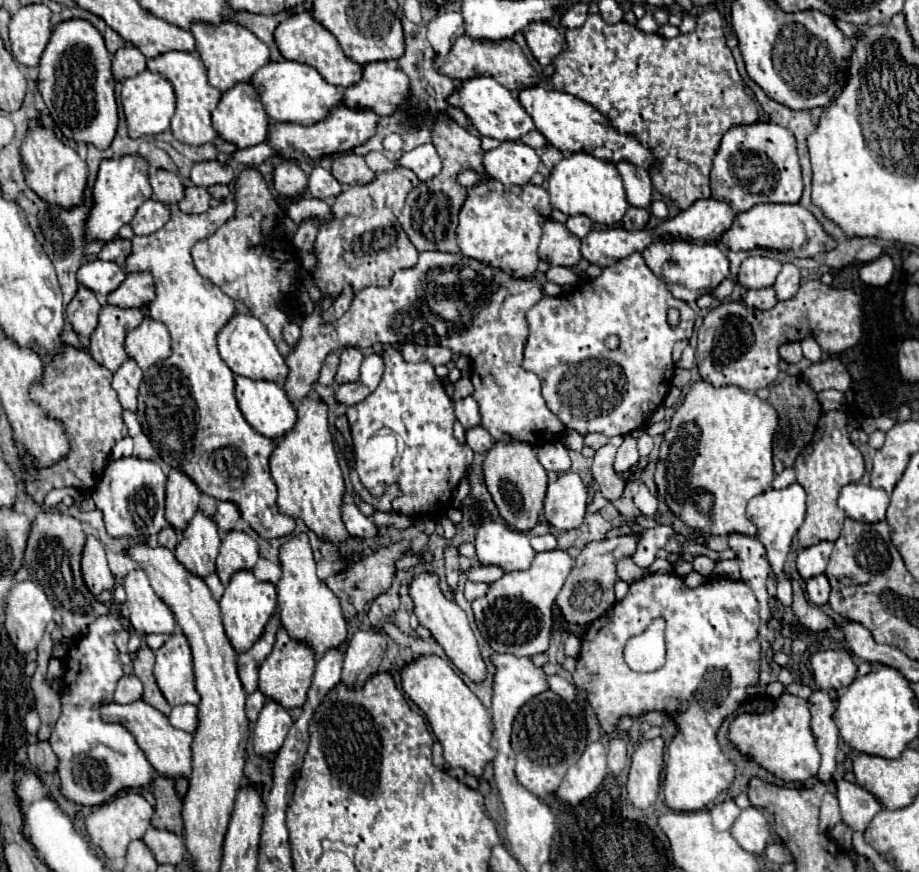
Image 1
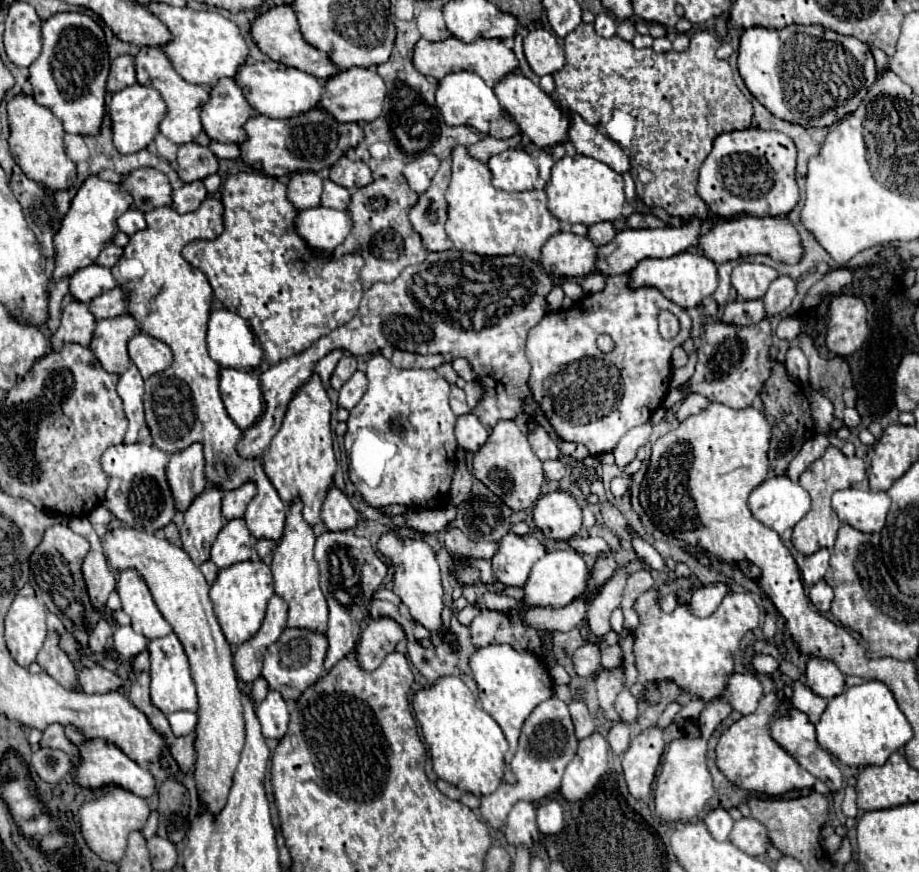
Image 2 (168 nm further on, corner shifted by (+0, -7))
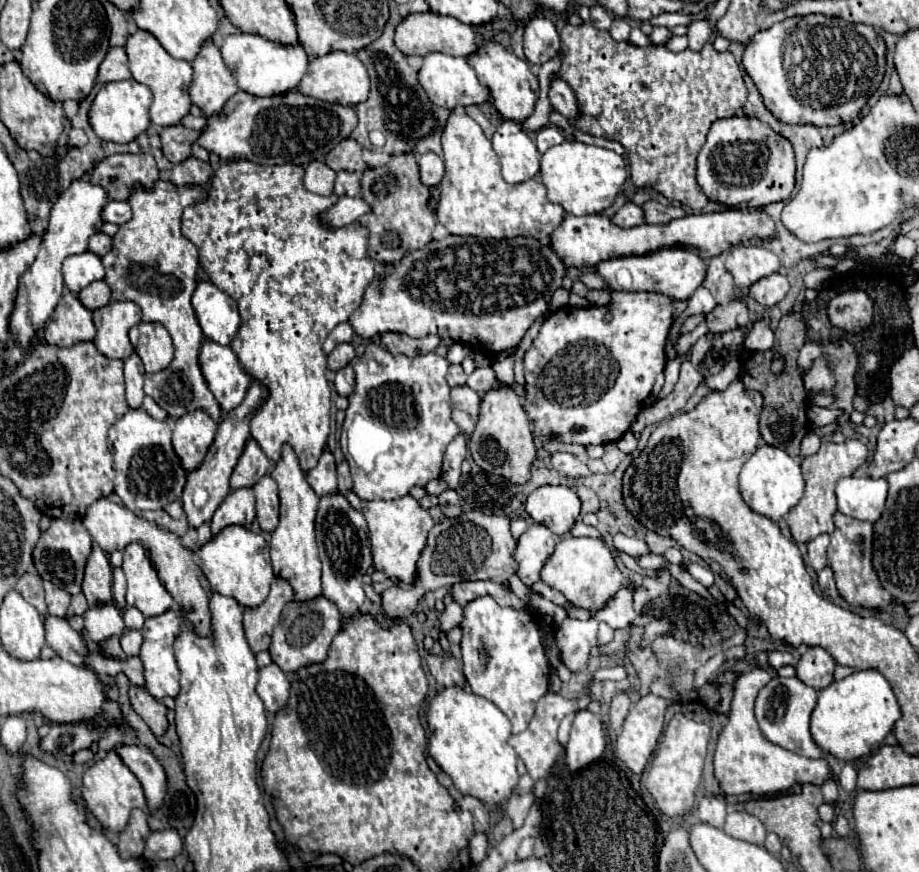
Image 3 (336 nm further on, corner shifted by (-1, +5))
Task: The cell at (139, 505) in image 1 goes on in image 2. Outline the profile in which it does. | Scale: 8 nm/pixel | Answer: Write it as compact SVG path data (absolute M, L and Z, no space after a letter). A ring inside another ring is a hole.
M120 444L112 446L102 454L102 470L108 476L108 490L104 498L104 506L122 522L132 528L144 530L148 534L164 528L172 522L176 514L176 506L172 500L170 486L166 482L166 462L168 456L156 446L146 444Z

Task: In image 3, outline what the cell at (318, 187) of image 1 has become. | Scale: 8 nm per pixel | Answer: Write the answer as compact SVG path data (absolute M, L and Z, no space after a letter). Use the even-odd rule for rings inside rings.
M337 172L335 180L335 194L339 196L359 196L361 192L361 178L355 172Z

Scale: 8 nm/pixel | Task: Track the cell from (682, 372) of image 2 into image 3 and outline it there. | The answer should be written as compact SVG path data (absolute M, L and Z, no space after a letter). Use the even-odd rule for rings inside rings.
M731 300L725 306L715 306L713 312L709 312L705 318L711 332L723 334L723 332L741 328L749 322L747 304L743 300Z

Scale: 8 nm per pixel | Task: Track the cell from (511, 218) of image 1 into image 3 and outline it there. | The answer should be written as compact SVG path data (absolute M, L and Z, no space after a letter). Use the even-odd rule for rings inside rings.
M453 110L443 128L441 144L447 174L439 184L439 198L433 204L437 220L451 234L497 240L531 236L543 244L549 244L549 236L563 220L563 208L547 200L547 190L541 182L505 182L491 142L485 138L481 126L473 118L469 118L465 112Z

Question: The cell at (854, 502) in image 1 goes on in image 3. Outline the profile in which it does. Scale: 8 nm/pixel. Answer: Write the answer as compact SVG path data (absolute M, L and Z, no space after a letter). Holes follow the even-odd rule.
M841 478L837 482L837 508L857 520L875 522L879 520L887 498L885 478Z

